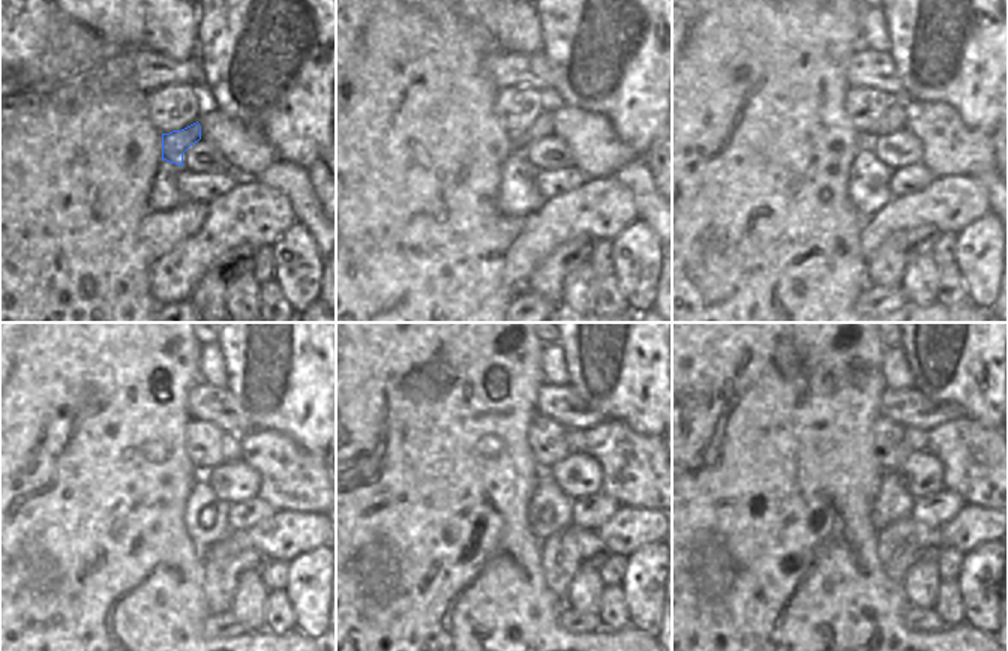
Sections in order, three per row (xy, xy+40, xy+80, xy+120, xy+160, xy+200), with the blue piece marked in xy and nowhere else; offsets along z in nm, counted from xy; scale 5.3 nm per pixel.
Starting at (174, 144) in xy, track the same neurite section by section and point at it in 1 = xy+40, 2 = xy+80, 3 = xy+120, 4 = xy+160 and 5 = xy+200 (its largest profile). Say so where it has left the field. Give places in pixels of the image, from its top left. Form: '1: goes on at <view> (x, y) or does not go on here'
1: goes on at xy+40 (543, 126)
2: goes on at xy+80 (894, 117)
3: goes on at xy+120 (230, 446)
4: goes on at xy+160 (575, 437)
5: goes on at xy+200 (917, 440)

